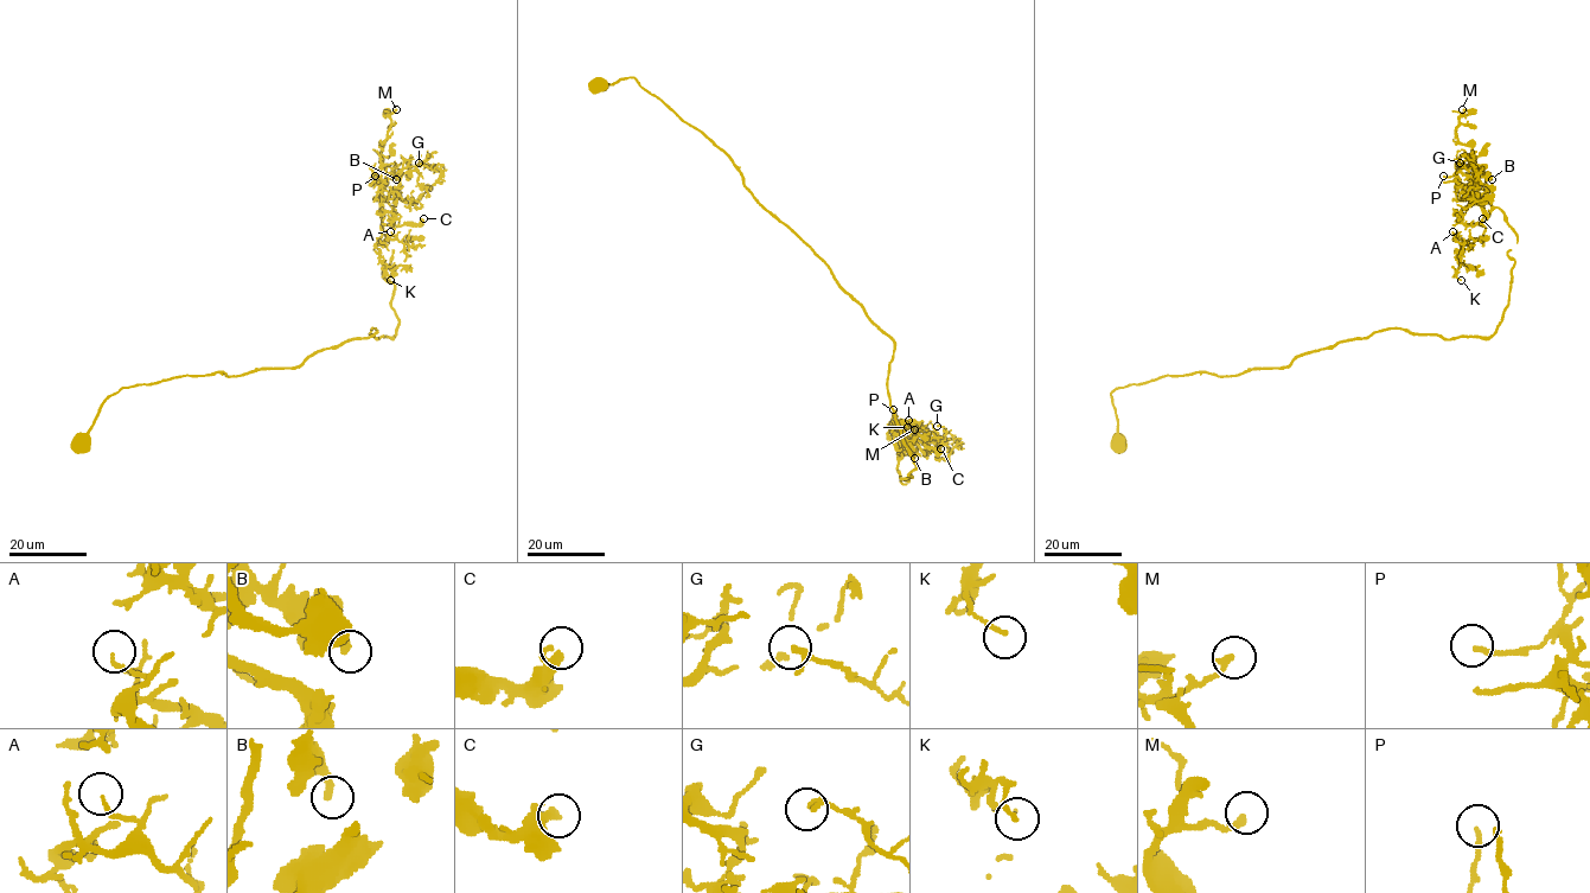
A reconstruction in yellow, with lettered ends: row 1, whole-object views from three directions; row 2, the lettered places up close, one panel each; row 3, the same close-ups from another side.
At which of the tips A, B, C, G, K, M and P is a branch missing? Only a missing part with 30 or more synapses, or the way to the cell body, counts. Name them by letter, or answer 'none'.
none

